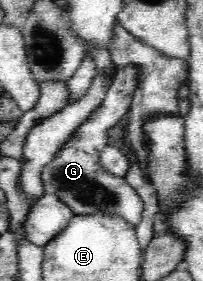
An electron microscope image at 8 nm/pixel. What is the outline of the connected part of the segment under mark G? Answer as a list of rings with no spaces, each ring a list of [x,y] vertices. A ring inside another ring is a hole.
[[[128,64],[116,70],[116,75],[114,75],[110,89],[106,91],[102,105],[86,119],[85,123],[82,123],[70,142],[42,171],[45,194],[58,196],[75,215],[96,213],[117,215],[134,226],[142,221],[145,208],[140,195],[129,185],[124,176],[113,176],[100,164],[100,154],[108,145],[109,131],[129,113],[132,95],[136,93],[136,87],[138,87],[138,79],[140,79],[140,68],[134,64]]]

